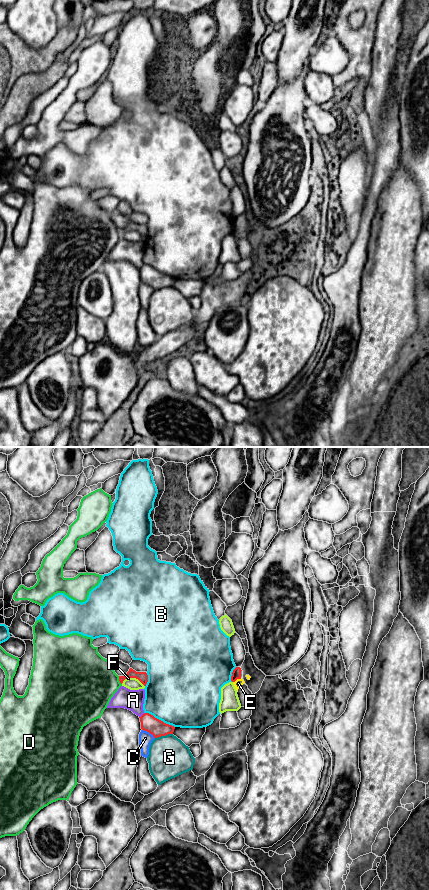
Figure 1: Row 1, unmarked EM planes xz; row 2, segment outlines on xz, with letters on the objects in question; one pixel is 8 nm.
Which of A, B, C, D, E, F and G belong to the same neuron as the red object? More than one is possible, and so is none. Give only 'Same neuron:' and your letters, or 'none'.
Same neuron: none

